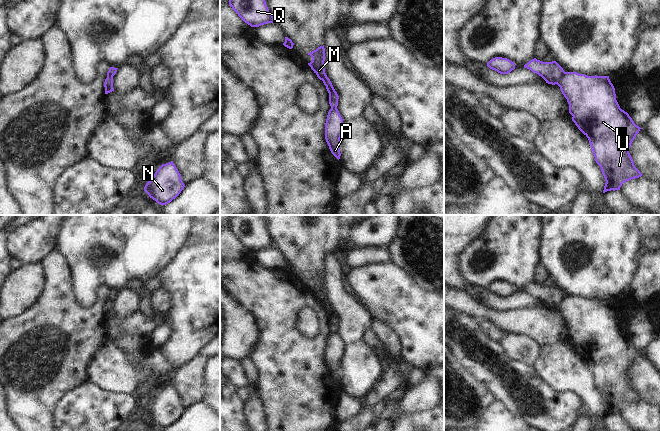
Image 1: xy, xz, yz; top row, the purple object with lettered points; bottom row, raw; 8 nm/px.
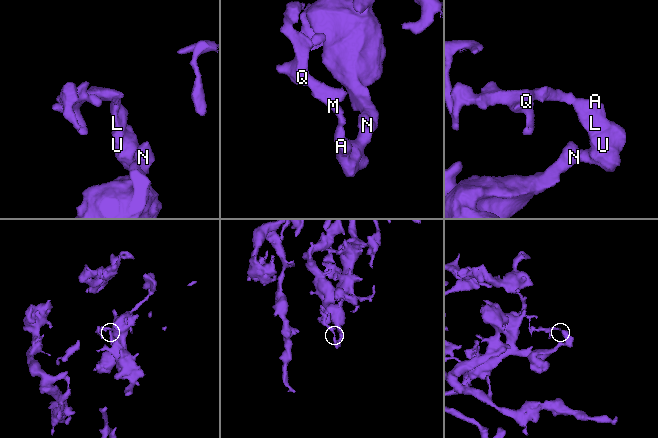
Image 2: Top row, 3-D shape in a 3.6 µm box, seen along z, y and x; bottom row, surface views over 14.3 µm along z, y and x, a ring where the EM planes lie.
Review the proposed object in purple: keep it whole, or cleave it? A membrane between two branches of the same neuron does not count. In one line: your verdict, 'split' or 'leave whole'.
split

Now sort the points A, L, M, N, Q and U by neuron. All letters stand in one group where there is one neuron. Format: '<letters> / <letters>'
A L N U / M Q

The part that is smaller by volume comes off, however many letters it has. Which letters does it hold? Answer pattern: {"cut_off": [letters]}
{"cut_off": ["M", "Q"]}

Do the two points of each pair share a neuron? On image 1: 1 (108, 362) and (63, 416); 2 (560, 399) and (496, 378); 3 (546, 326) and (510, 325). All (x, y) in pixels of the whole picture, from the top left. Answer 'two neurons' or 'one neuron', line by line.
1: two neurons
2: one neuron
3: one neuron

